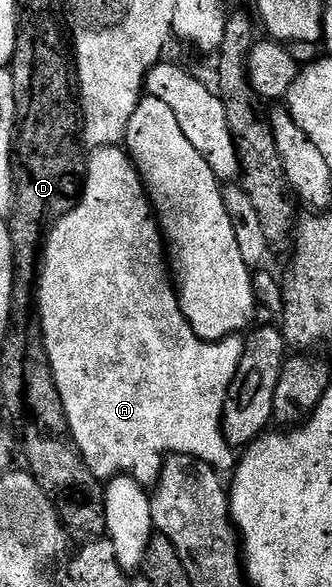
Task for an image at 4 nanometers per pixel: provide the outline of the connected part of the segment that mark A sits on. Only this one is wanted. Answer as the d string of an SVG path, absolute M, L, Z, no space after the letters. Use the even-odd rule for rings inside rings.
M104 146L103 149L94 150L88 155L87 173L83 178L83 189L80 191L77 205L66 210L50 230L53 231L50 234L48 231L47 241L43 246L43 261L39 266L35 313L41 319L41 337L49 357L49 367L59 388L59 396L63 400L63 412L67 416L69 435L73 437L73 445L77 447L77 453L83 459L84 469L88 473L90 470L95 477L102 480L115 478L119 474L128 474L144 488L152 487L156 483L161 474L161 463L170 454L195 456L211 464L219 472L232 471L235 466L235 454L223 436L221 420L225 412L225 401L229 395L229 385L235 380L235 372L239 368L241 357L245 354L245 338L234 336L218 342L204 342L183 316L181 306L177 303L177 291L171 277L171 267L167 261L167 247L161 228L157 224L157 216L153 213L153 205L145 194L145 185L142 184L133 161L121 146Z

